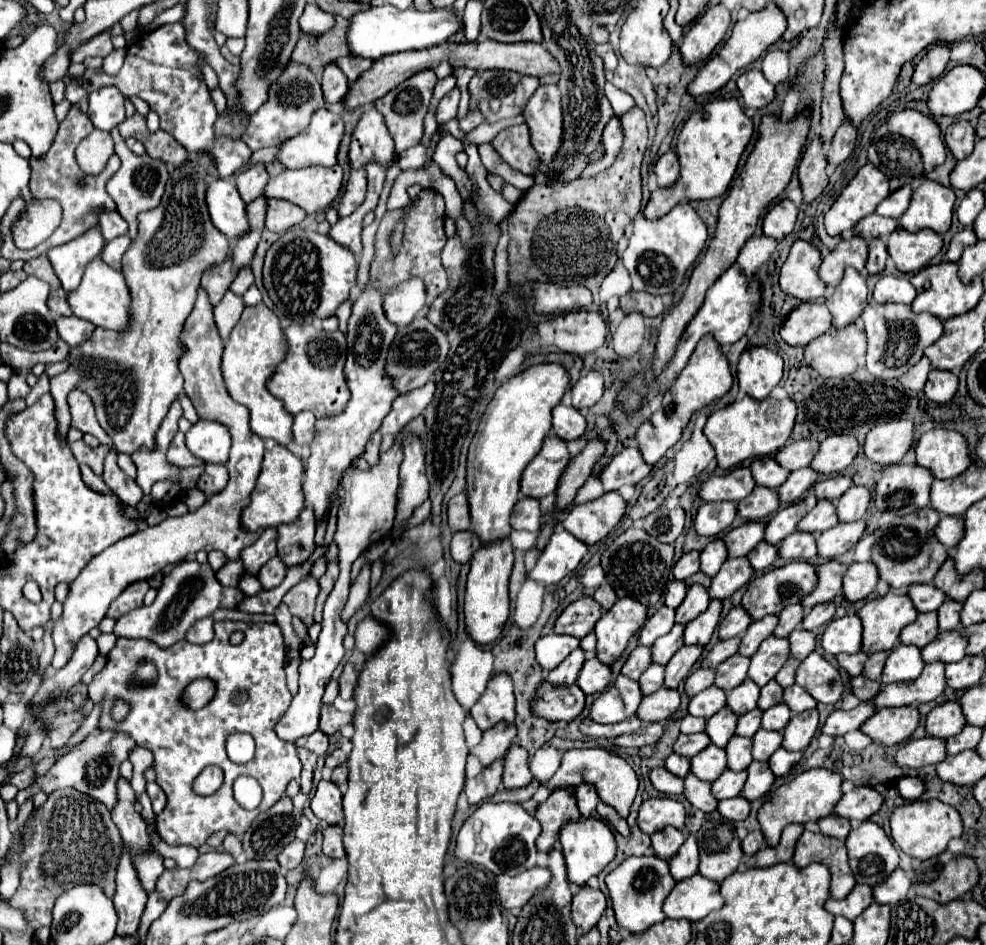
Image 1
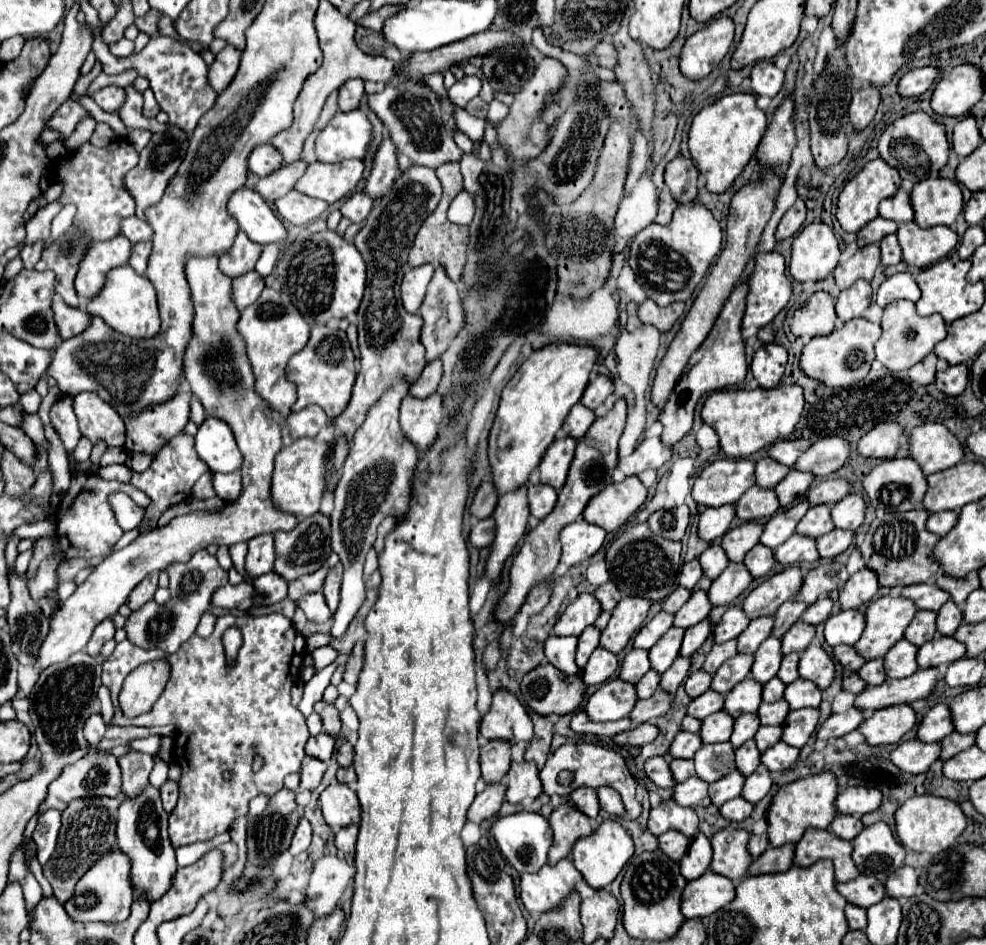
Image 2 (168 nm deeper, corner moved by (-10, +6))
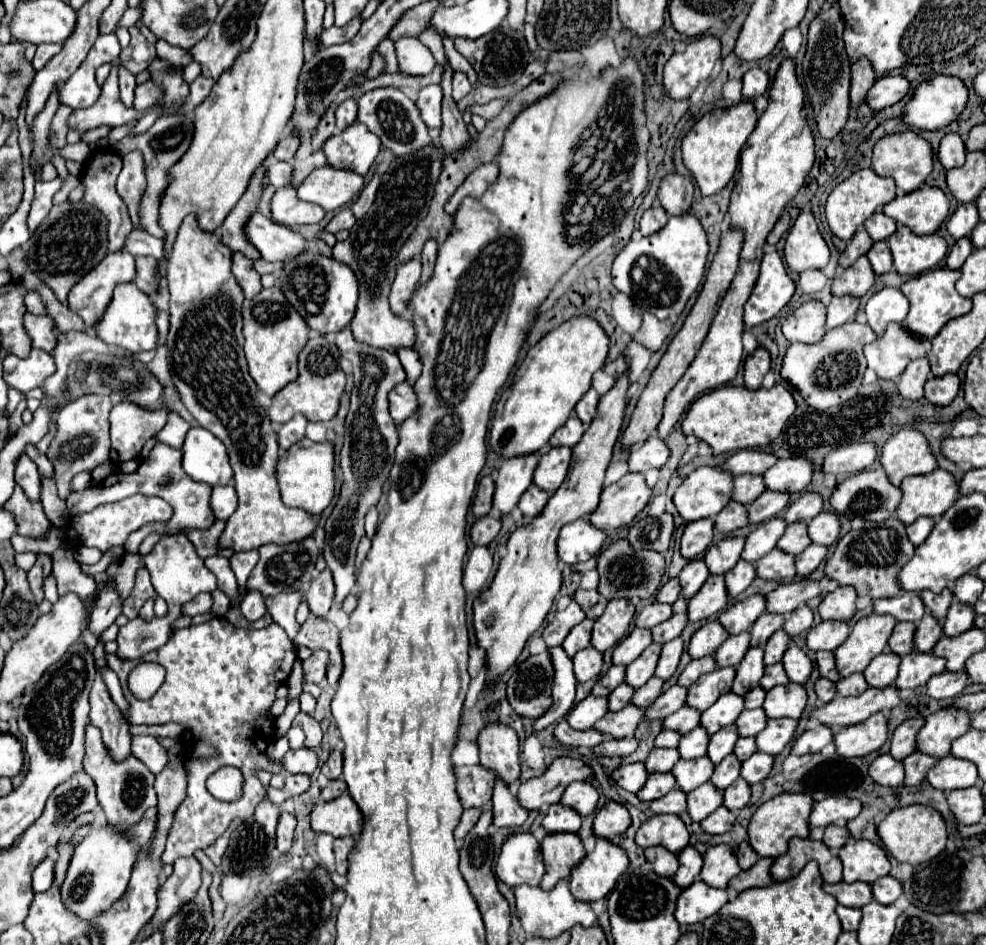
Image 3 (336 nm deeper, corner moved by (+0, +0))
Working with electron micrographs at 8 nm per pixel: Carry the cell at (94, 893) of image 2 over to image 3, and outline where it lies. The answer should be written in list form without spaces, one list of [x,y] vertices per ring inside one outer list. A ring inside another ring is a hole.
[[[148,808],[140,824],[136,824],[130,834],[118,834],[112,826],[104,826],[104,828],[90,826],[90,832],[74,850],[66,880],[60,888],[62,902],[72,914],[76,914],[80,920],[92,920],[112,908],[112,904],[124,894],[128,886],[138,850],[154,838],[156,816],[158,810]]]

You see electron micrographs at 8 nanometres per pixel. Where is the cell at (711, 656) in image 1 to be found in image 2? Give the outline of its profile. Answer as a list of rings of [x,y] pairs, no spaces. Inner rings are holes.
[[[730,640],[730,642],[724,642],[724,644],[714,644],[714,648],[710,650],[710,654],[706,656],[706,660],[702,664],[702,670],[706,670],[708,674],[714,674],[724,660],[728,660],[736,654],[738,654],[736,652],[736,640]]]

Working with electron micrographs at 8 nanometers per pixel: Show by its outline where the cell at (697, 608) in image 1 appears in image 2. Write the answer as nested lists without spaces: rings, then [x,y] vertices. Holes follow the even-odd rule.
[[[702,590],[692,592],[692,596],[688,598],[688,602],[676,612],[676,616],[674,616],[674,626],[686,630],[686,628],[702,622],[702,620],[708,616],[710,608],[712,608],[712,606],[710,606],[710,602],[708,602],[708,598],[706,598],[706,592],[702,592]]]

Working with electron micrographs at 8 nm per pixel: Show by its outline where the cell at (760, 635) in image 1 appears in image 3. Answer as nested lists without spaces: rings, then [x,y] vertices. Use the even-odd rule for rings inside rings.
[[[740,632],[736,636],[730,636],[718,650],[716,650],[716,662],[720,668],[724,666],[738,666],[744,658],[744,654],[750,648],[750,632]]]

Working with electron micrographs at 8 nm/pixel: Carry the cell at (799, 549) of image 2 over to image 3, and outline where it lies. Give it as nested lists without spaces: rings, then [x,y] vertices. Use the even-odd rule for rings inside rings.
[[[774,548],[766,556],[762,556],[756,562],[756,572],[764,580],[780,580],[780,578],[794,578],[796,576],[796,566],[794,566],[794,556],[788,552],[782,552]]]

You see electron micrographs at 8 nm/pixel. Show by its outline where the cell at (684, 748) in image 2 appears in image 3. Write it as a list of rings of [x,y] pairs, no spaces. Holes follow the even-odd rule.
[[[654,748],[644,764],[646,770],[654,774],[654,772],[670,772],[678,760],[680,760],[678,748]]]

